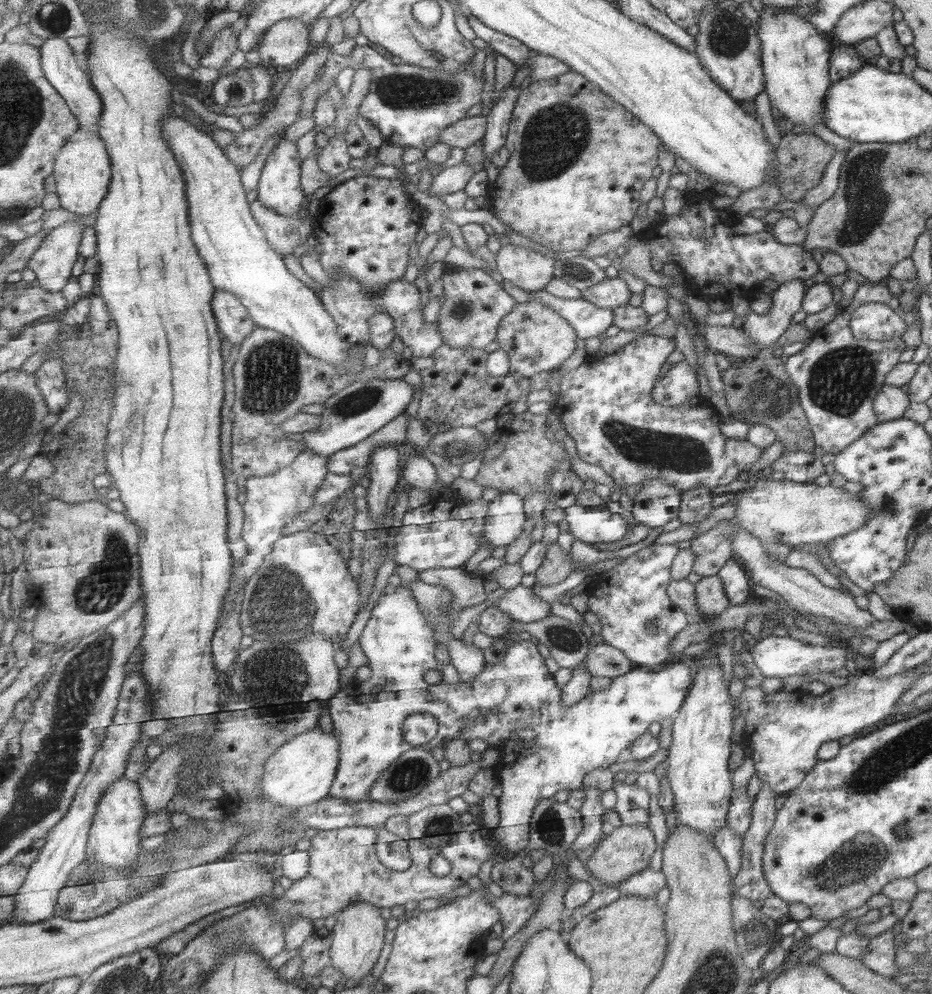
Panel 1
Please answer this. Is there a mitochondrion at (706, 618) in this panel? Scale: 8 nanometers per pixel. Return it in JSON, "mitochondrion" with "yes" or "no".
{"mitochondrion":"no"}

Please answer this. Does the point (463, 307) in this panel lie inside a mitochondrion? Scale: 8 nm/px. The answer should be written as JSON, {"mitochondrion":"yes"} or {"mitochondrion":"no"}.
{"mitochondrion":"yes"}

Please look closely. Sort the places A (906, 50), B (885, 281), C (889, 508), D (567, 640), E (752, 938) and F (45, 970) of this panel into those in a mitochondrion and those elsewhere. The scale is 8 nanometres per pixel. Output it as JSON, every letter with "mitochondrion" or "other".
{"A":"other","B":"other","C":"mitochondrion","D":"mitochondrion","E":"mitochondrion","F":"other"}

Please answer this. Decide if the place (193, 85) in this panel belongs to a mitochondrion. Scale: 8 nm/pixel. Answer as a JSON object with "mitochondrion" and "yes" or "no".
{"mitochondrion":"no"}

